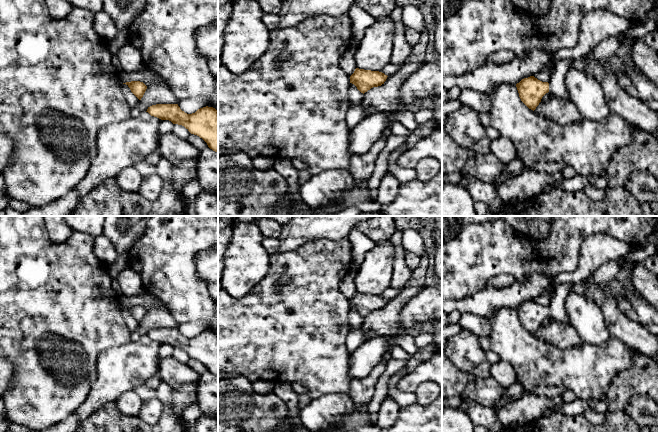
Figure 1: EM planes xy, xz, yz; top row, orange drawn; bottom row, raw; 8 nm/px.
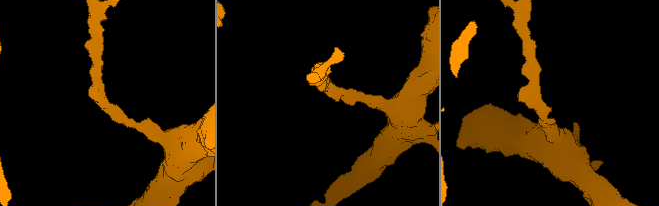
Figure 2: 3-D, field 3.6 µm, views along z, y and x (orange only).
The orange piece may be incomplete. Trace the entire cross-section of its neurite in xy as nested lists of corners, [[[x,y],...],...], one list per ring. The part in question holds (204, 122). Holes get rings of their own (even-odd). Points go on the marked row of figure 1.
[[[156,104],[148,107],[146,112],[161,120],[169,120],[173,124],[184,126],[218,153],[218,111],[215,108],[206,106],[195,113],[187,114],[178,104]]]

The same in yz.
[[[566,59],[554,63],[554,71],[548,82],[542,82],[530,76],[516,84],[521,101],[531,110],[535,110],[542,97],[550,92],[553,96],[569,100],[565,87],[565,75],[573,60]]]

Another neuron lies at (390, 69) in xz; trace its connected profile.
[[[389,63],[381,70],[381,72],[387,76],[390,76],[397,73],[402,66],[403,65],[396,65],[396,64]]]

